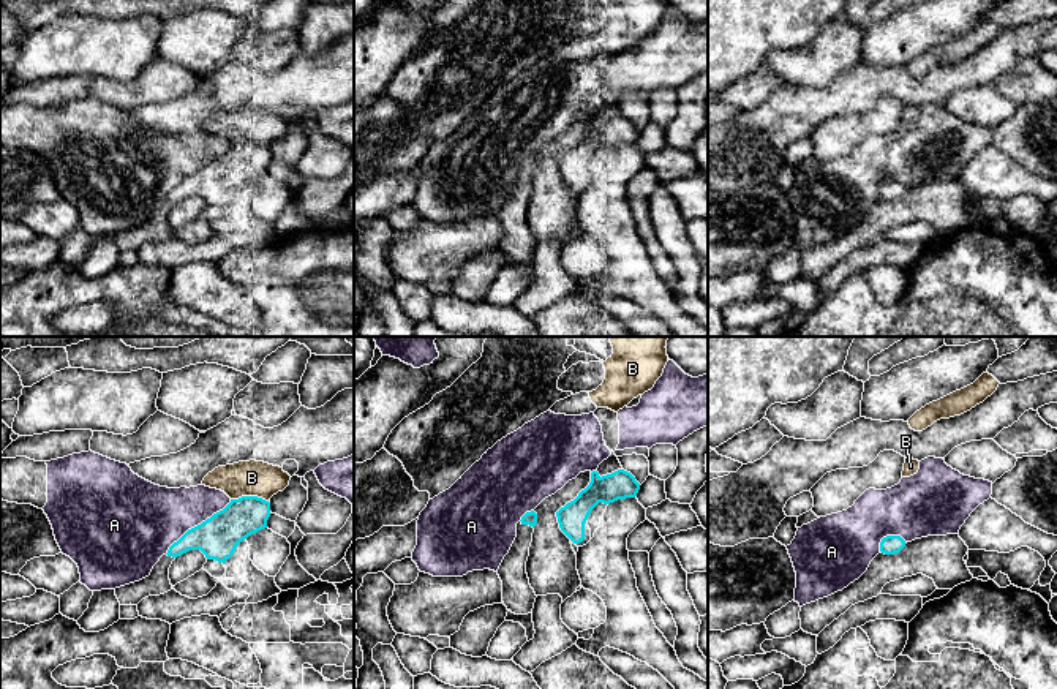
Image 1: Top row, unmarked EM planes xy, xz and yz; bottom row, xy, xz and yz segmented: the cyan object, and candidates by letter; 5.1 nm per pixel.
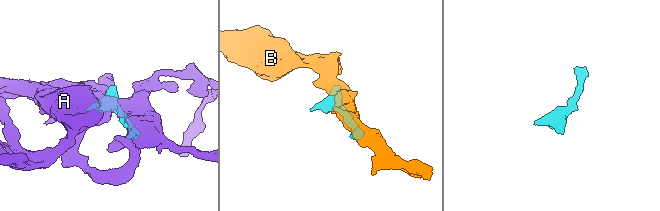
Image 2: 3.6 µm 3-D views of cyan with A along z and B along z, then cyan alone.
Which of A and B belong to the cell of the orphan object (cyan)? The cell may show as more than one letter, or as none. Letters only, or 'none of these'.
none of these

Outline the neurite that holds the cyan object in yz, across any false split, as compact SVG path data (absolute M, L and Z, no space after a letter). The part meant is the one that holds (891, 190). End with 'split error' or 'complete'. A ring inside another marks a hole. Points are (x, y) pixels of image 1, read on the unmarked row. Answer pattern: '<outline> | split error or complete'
M886 182L880 188L880 198L885 201L899 199L905 193L905 186L901 182Z | complete

